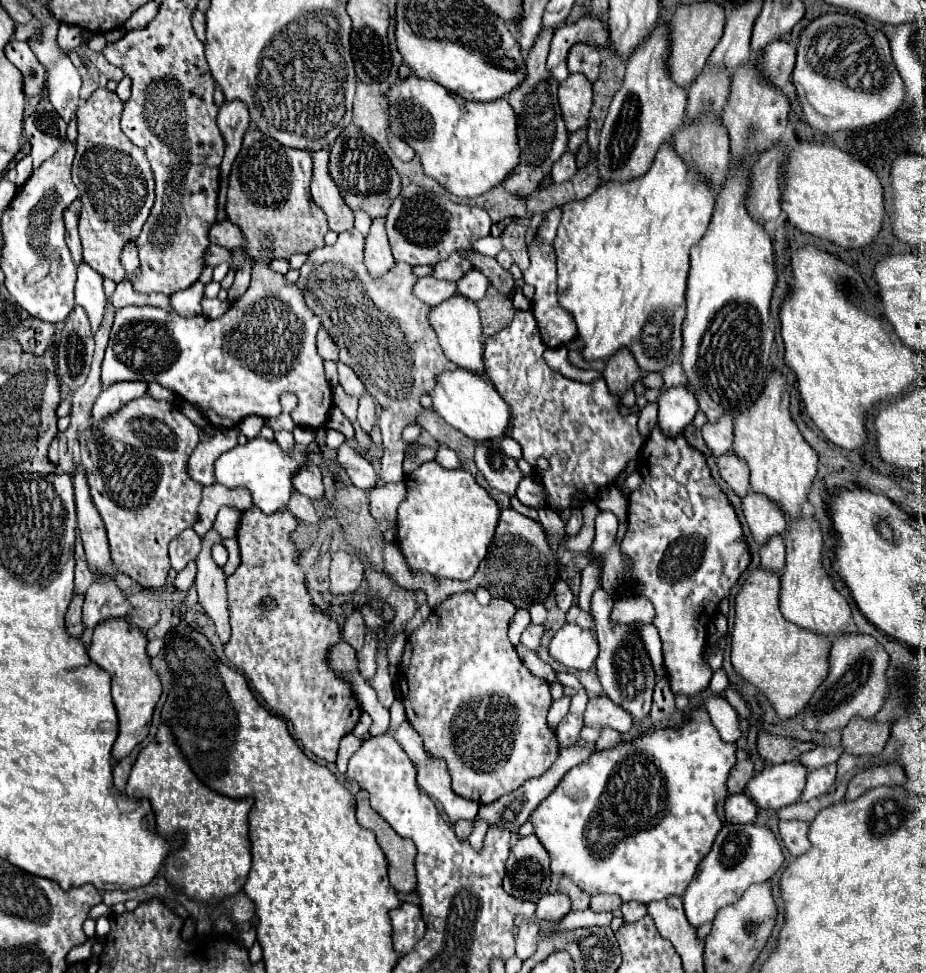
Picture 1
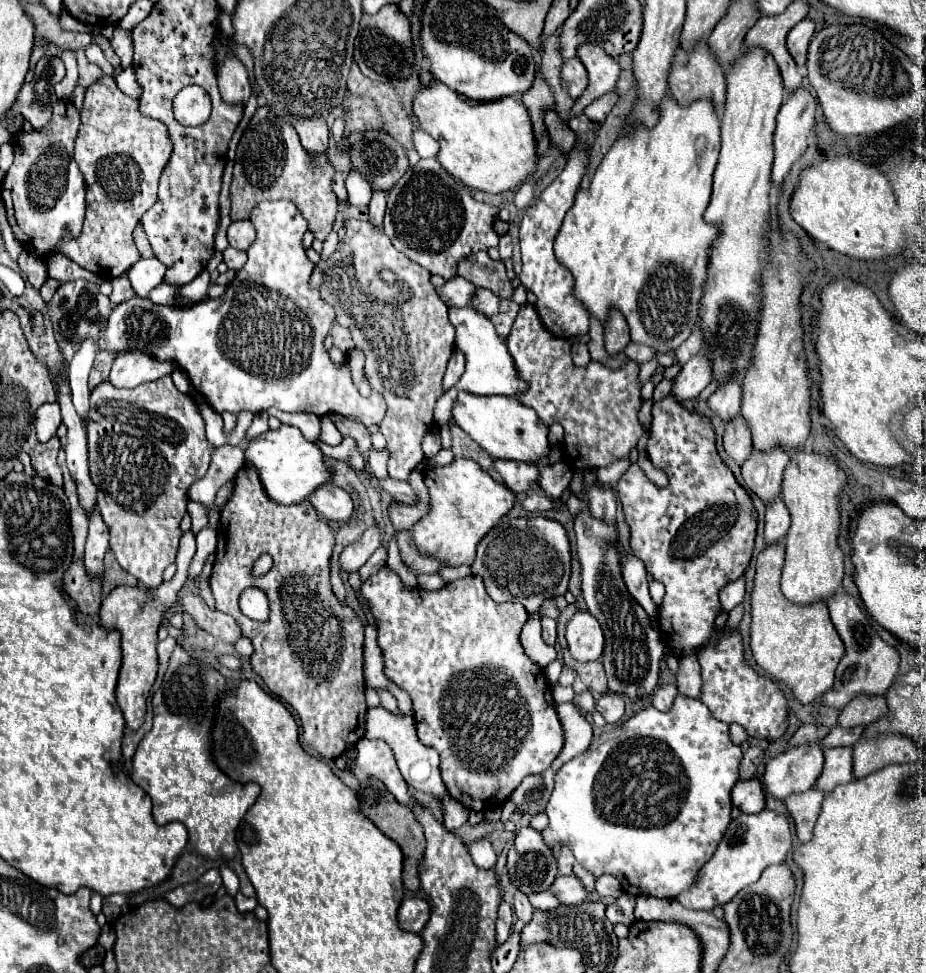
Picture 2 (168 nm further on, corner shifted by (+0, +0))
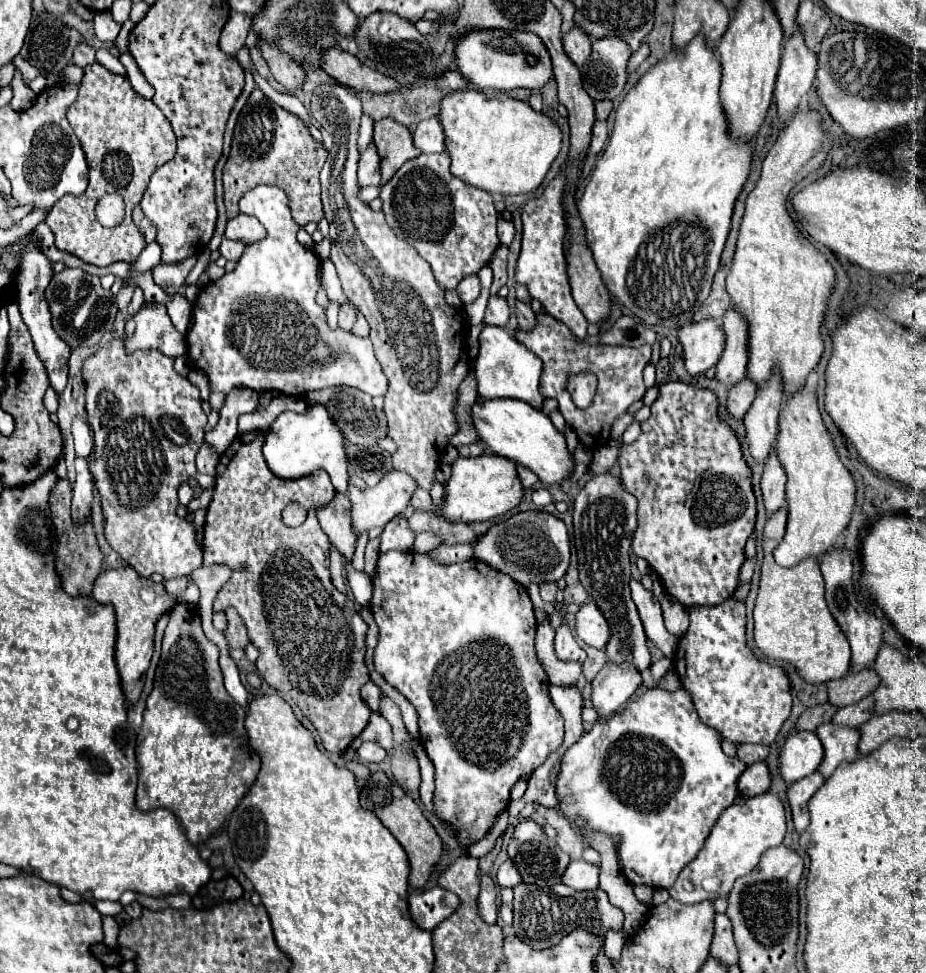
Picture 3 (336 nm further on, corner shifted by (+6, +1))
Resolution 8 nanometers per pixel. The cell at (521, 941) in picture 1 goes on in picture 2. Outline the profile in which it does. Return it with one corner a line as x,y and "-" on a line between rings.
516,889
516,893
514,893
514,913
516,913
516,917
522,919
524,923
528,923
528,921
532,919
532,913
534,913
534,907
530,905
528,897
526,897
522,891
518,891
518,889

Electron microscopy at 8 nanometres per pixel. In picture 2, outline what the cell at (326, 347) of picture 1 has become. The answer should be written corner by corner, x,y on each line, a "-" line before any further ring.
332,323
332,337
334,337
334,345
338,345
344,353
350,353
352,347
354,347
354,341
352,341
352,335
350,335
350,329
348,327
342,327
340,323

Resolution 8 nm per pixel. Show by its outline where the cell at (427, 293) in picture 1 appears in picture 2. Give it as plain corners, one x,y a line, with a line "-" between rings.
456,277
444,283
444,287
438,289
438,295
448,307
468,307
472,303
472,295
476,295
476,285
464,277

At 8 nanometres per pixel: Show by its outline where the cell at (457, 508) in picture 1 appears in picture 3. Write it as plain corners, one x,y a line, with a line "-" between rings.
482,454
478,458
456,458
452,474
444,484
446,498
438,516
446,522
482,522
510,512
522,500
524,488
514,472
514,462
498,458
494,454

